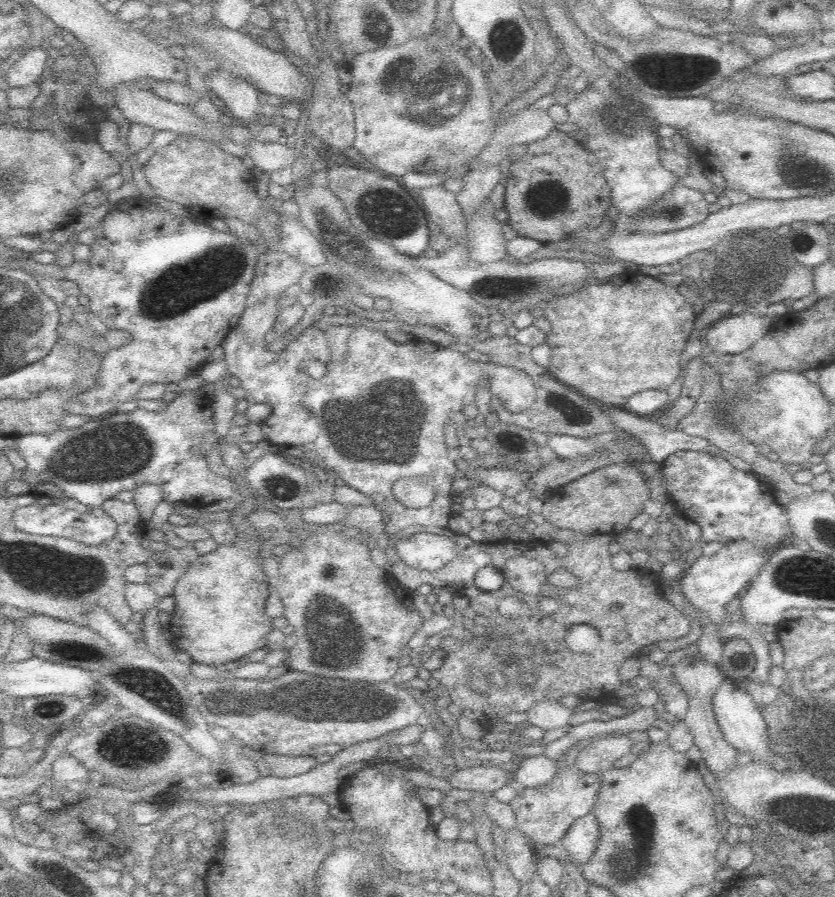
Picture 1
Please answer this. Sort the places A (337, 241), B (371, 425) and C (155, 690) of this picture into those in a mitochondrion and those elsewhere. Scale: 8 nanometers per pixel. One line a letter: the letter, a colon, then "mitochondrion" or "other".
A: mitochondrion
B: mitochondrion
C: mitochondrion

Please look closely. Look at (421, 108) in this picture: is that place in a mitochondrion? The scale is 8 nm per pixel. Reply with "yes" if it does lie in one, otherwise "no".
yes

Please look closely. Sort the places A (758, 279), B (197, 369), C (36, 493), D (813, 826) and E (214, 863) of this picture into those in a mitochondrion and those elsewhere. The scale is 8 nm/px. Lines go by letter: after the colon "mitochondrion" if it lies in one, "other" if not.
A: mitochondrion
B: other
C: other
D: other
E: other

